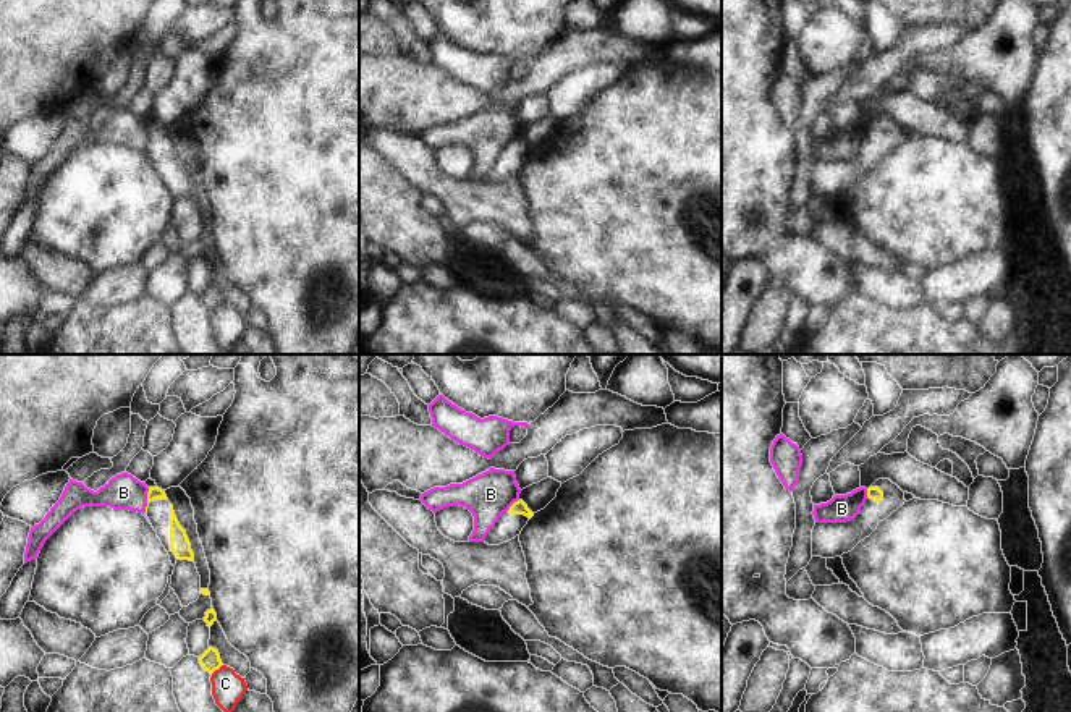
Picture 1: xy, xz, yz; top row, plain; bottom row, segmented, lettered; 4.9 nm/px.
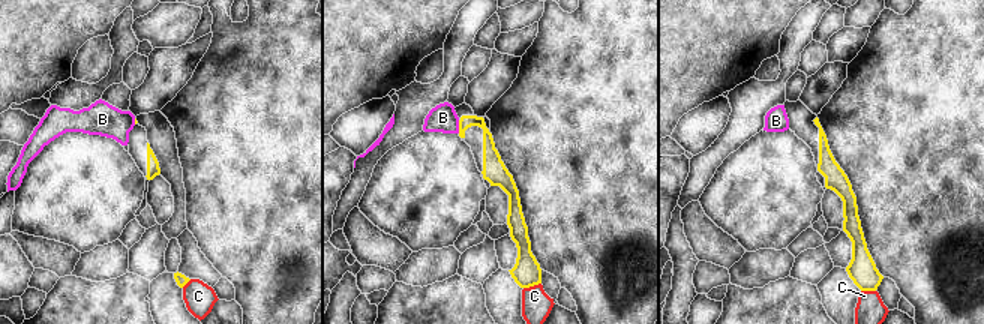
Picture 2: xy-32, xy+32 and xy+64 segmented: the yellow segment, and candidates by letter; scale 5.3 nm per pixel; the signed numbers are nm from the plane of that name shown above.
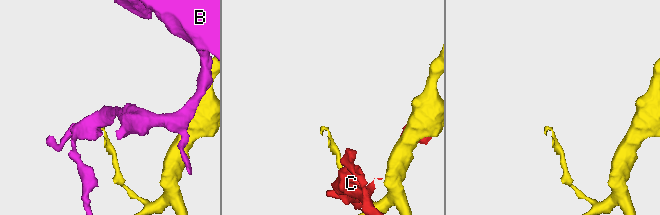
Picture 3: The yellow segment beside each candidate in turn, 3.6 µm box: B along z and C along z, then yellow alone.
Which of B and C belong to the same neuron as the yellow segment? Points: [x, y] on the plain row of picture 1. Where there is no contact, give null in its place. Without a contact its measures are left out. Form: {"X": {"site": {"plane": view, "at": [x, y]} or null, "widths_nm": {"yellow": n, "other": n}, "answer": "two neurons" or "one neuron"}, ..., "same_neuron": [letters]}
{"B": {"site": {"plane": "xy", "at": [148, 138]}, "widths_nm": {"yellow": 60, "other": 180}, "answer": "two neurons"}, "C": {"site": {"plane": "xy", "at": [215, 306]}, "widths_nm": {"yellow": 100, "other": 160}, "answer": "two neurons"}, "same_neuron": []}

